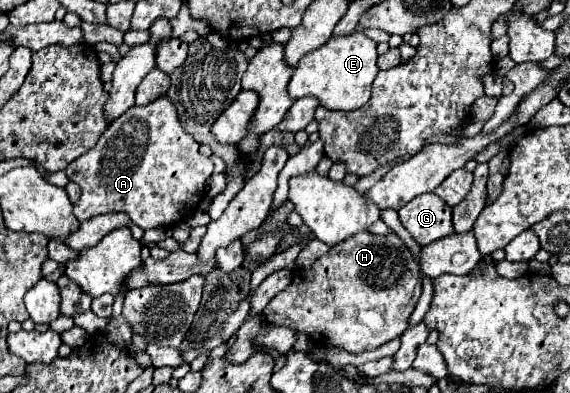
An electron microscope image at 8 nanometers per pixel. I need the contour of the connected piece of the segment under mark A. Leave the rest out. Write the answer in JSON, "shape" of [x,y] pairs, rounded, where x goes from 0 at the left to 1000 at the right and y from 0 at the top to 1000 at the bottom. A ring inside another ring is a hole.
{"shape":[[[282,242],[279,252],[272,252],[272,262],[251,272],[237,267],[209,303],[202,303],[195,323],[184,328],[184,344],[174,349],[167,374],[125,410],[114,440],[146,481],[139,517],[132,522],[132,552],[139,562],[153,562],[170,542],[216,537],[226,545],[237,570],[258,585],[268,578],[304,578],[321,552],[328,557],[339,542],[339,527],[346,527],[346,517],[353,511],[363,455],[374,440],[374,415],[367,399],[349,389],[349,364],[321,333],[307,267],[289,242]]]}

